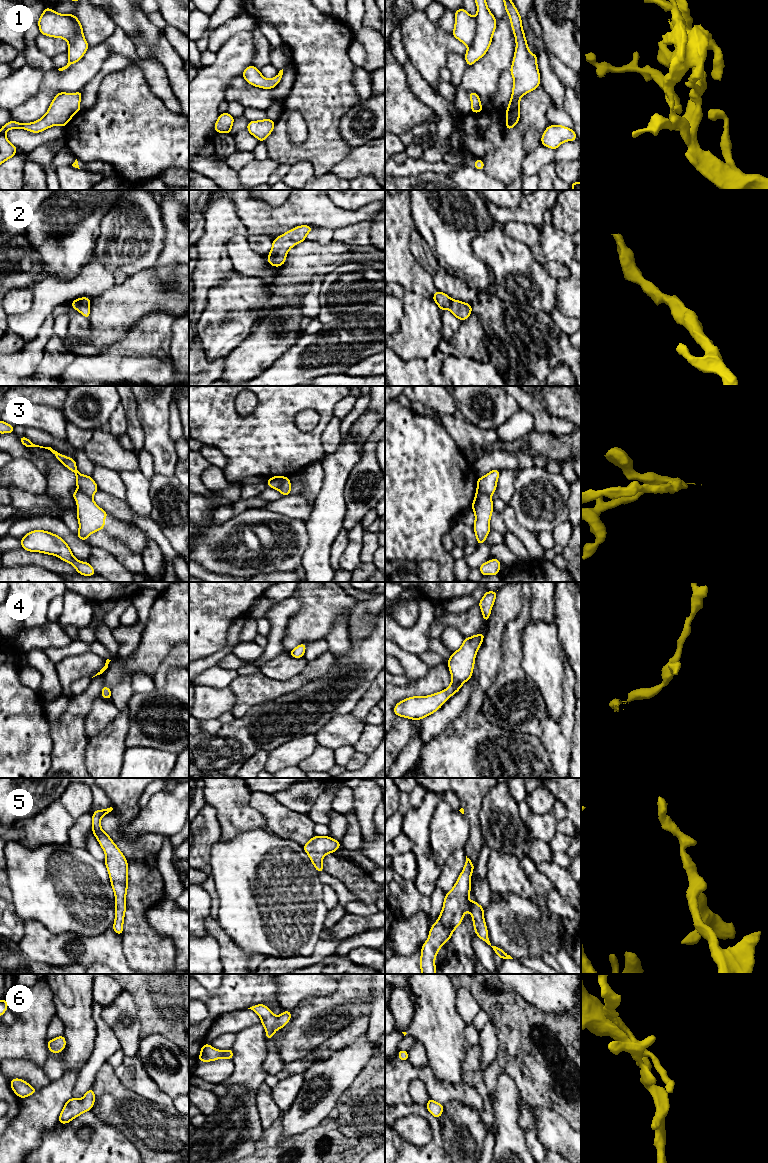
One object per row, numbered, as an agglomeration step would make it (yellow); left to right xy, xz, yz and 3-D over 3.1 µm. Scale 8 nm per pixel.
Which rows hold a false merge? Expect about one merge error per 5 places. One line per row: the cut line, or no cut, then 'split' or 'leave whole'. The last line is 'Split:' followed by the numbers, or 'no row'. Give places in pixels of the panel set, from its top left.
1: cut none; leave whole
2: cut none; leave whole
3: cut xy (78, 489), (91, 496); split
4: cut none; leave whole
5: cut none; leave whole
6: cut none; leave whole
Split: 3

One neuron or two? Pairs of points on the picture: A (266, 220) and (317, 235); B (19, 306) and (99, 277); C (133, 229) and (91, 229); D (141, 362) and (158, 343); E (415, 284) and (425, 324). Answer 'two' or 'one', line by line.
A: two
B: two
C: two
D: two
E: two

